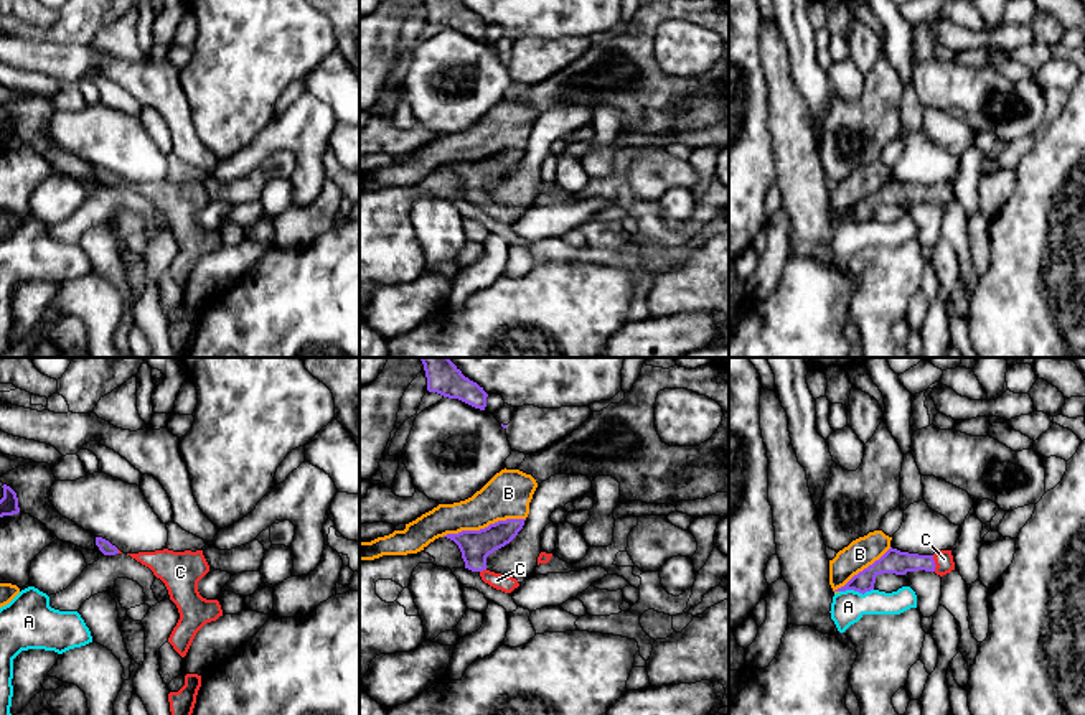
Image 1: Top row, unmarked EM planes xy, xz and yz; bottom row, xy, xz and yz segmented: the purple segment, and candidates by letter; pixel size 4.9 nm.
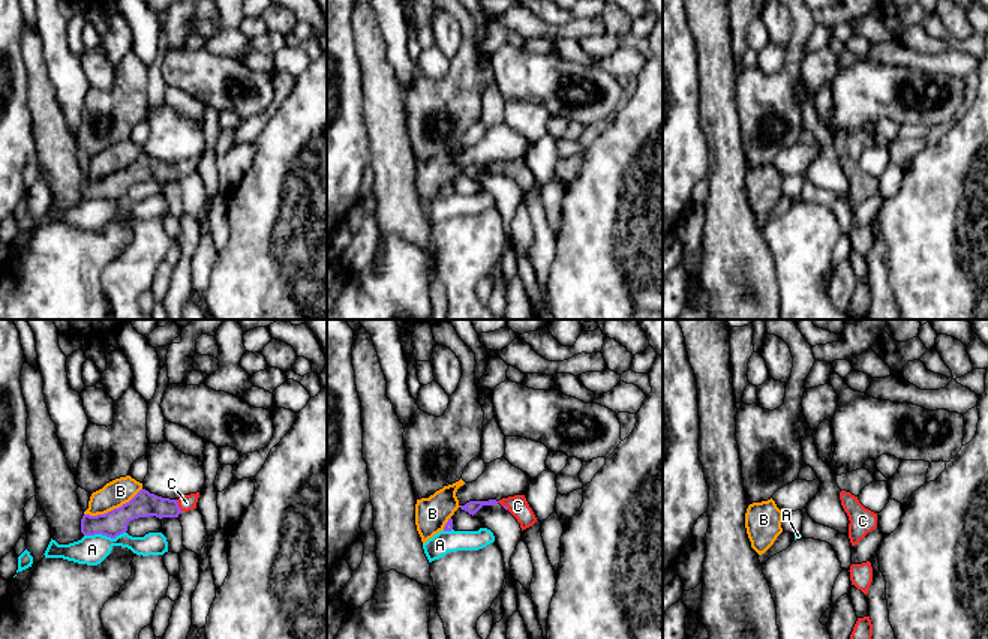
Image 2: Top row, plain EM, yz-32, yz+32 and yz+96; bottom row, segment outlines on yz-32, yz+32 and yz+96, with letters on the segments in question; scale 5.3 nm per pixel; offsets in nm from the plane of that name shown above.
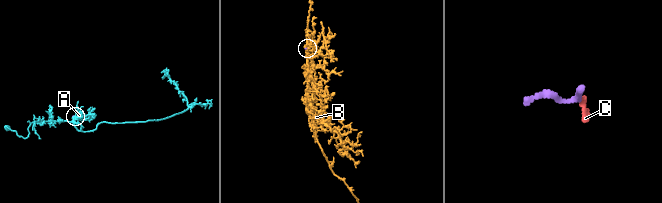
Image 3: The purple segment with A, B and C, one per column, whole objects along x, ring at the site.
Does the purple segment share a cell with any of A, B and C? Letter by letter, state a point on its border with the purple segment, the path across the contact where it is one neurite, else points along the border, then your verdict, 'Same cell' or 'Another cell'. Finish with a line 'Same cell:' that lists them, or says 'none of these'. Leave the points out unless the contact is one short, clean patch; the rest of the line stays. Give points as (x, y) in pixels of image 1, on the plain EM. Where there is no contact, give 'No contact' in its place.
A: Touches purple at yz (856, 221). Boundary: yz (873, 219), (863, 224), (853, 221), (840, 223). Another cell
B: Touches purple at xz (485, 158). Another cell
C: Touches purple at yz (934, 195). Path across: yz (897, 193), (934, 195), (944, 190). Same cell
Same cell: C

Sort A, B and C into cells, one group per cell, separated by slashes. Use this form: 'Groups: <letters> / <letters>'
Groups: A / B / C

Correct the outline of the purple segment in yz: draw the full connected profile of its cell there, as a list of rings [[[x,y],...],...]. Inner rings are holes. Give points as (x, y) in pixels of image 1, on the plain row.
[[[889,180],[879,191],[854,206],[844,217],[834,222],[854,221],[866,224],[874,221],[876,208],[882,204],[905,206],[907,203],[935,203],[943,208],[955,201],[951,181],[940,181],[933,186],[918,186]]]

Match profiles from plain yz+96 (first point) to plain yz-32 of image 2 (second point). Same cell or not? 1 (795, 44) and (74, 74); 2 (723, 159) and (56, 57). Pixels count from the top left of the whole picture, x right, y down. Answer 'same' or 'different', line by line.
1: different
2: different

